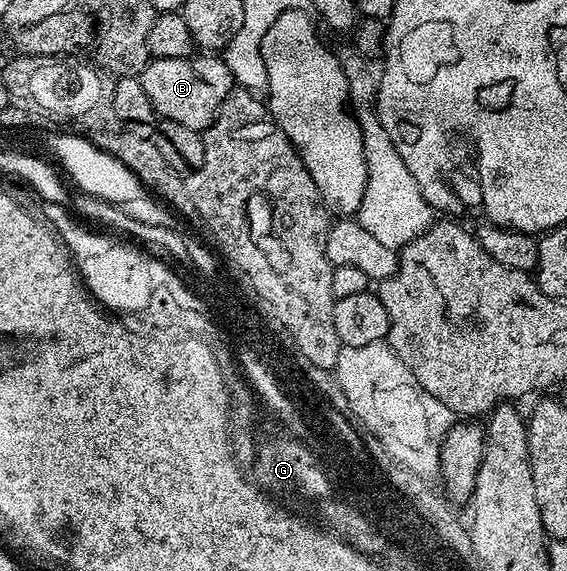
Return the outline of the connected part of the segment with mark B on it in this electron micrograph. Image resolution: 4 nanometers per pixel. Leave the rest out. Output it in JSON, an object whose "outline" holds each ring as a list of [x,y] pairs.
{"outline":[[[194,54],[187,58],[162,60],[153,58],[140,72],[139,79],[160,119],[180,122],[182,126],[191,126],[191,130],[199,133],[204,133],[213,123],[222,102],[235,87],[231,70],[217,54]]]}

